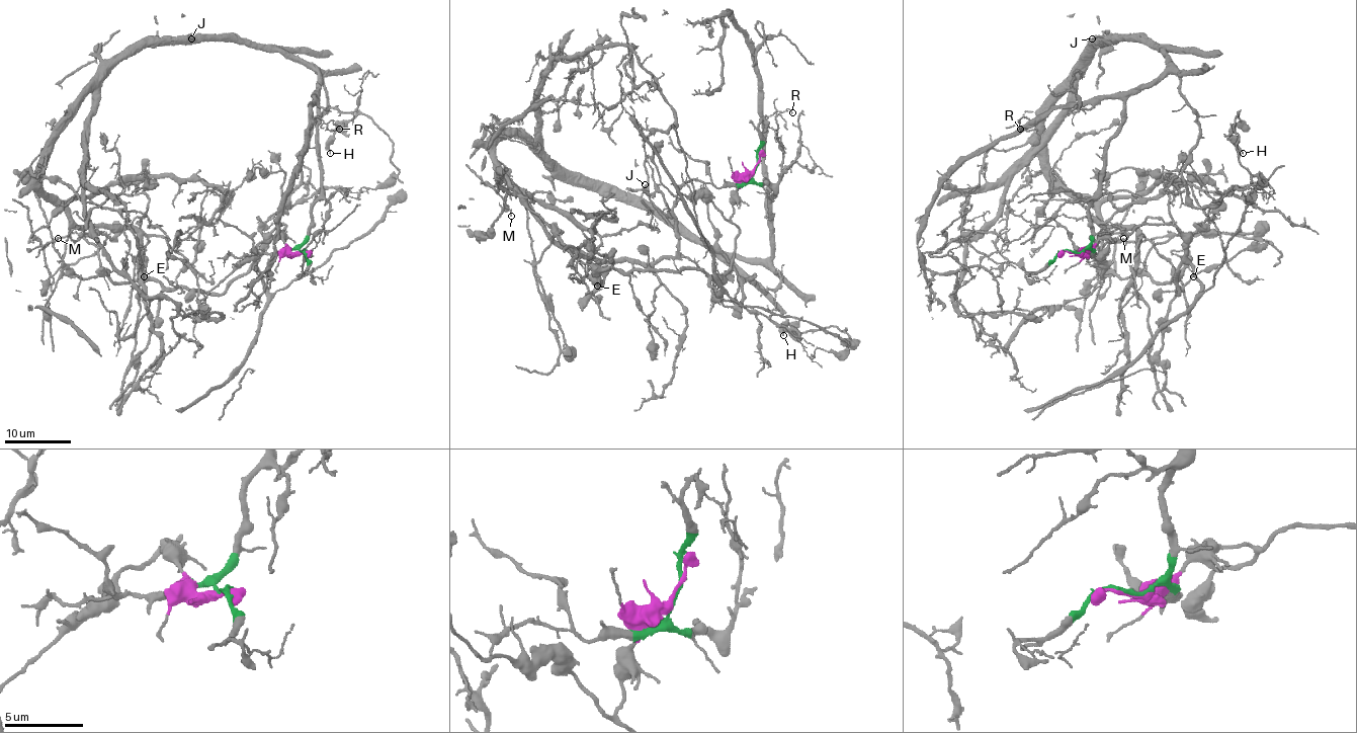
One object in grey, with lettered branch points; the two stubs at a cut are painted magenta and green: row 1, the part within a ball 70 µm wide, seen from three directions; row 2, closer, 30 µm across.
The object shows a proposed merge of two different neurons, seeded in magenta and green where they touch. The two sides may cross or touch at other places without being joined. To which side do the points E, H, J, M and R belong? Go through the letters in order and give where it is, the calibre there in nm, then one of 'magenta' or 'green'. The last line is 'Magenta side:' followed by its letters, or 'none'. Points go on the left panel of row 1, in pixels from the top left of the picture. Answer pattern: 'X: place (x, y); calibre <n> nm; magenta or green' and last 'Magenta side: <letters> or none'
E: place (144, 276); calibre 140 nm; magenta
H: place (330, 153); calibre 200 nm; magenta
J: place (191, 38); calibre 190 nm; green
M: place (58, 238); calibre 130 nm; magenta
R: place (339, 129); calibre 110 nm; green
Magenta side: E, H, M

